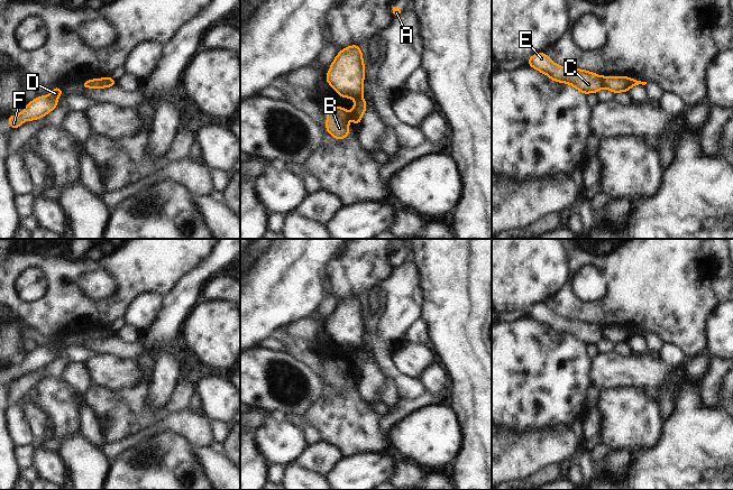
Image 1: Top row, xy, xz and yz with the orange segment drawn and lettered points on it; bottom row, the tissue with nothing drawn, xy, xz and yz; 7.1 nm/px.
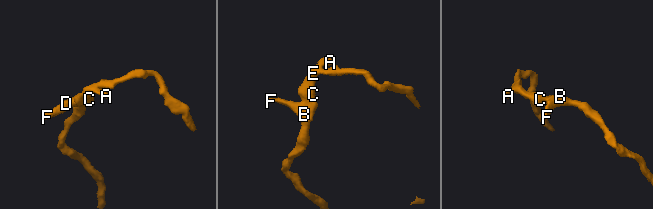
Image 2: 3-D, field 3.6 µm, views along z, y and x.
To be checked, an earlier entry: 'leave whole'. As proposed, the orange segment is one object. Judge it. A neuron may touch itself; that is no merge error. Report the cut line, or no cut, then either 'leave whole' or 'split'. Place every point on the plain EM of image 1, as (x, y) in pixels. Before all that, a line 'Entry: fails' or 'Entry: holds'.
Entry: fails
cut yz (602, 329), (604, 338); split

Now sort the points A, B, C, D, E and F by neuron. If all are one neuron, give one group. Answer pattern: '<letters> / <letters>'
A C E / B D F

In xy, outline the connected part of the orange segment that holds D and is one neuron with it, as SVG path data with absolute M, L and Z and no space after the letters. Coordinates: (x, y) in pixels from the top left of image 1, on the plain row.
M53 339L51 346L37 348L25 358L21 364L8 368L10 379L15 380L24 376L25 369L27 372L43 369L57 358L57 349L61 346L64 346L62 339Z

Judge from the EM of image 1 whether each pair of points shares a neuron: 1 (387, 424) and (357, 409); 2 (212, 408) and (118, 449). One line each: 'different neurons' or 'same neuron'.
1: different neurons
2: different neurons

